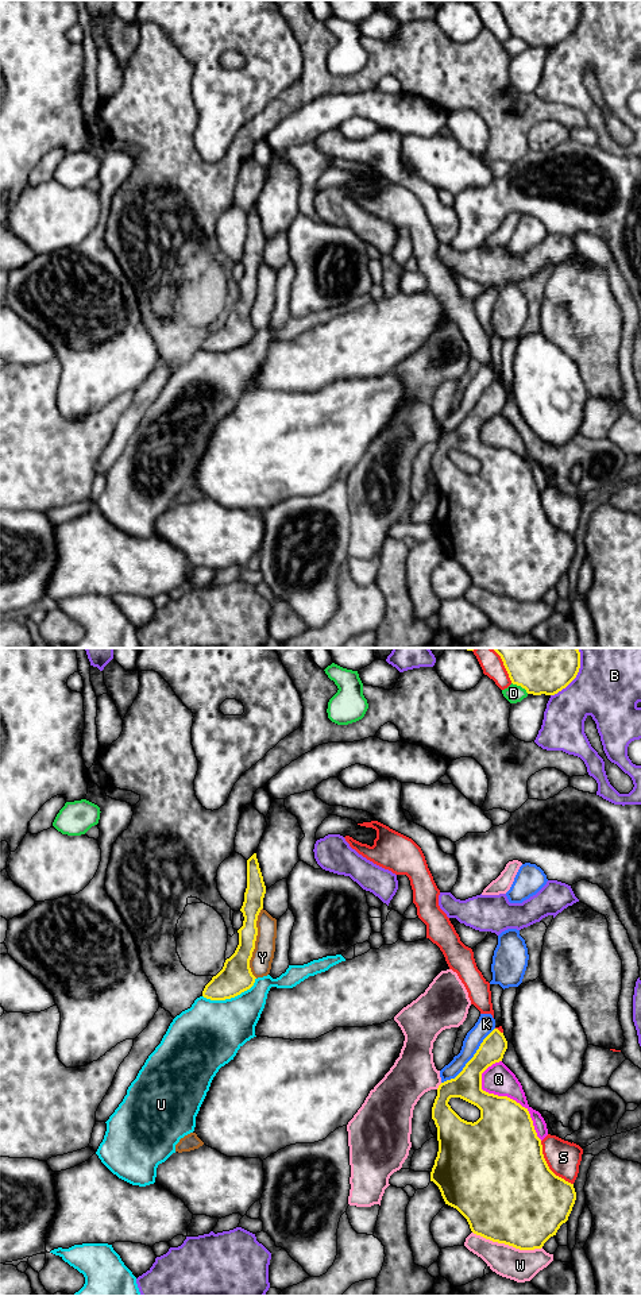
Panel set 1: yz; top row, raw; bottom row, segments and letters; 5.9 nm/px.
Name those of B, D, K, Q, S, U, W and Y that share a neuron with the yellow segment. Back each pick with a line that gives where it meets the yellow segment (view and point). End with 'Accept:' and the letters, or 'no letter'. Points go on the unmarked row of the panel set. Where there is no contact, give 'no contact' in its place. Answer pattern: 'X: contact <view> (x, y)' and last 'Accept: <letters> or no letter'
K: contact yz (471, 411)
Accept: K

